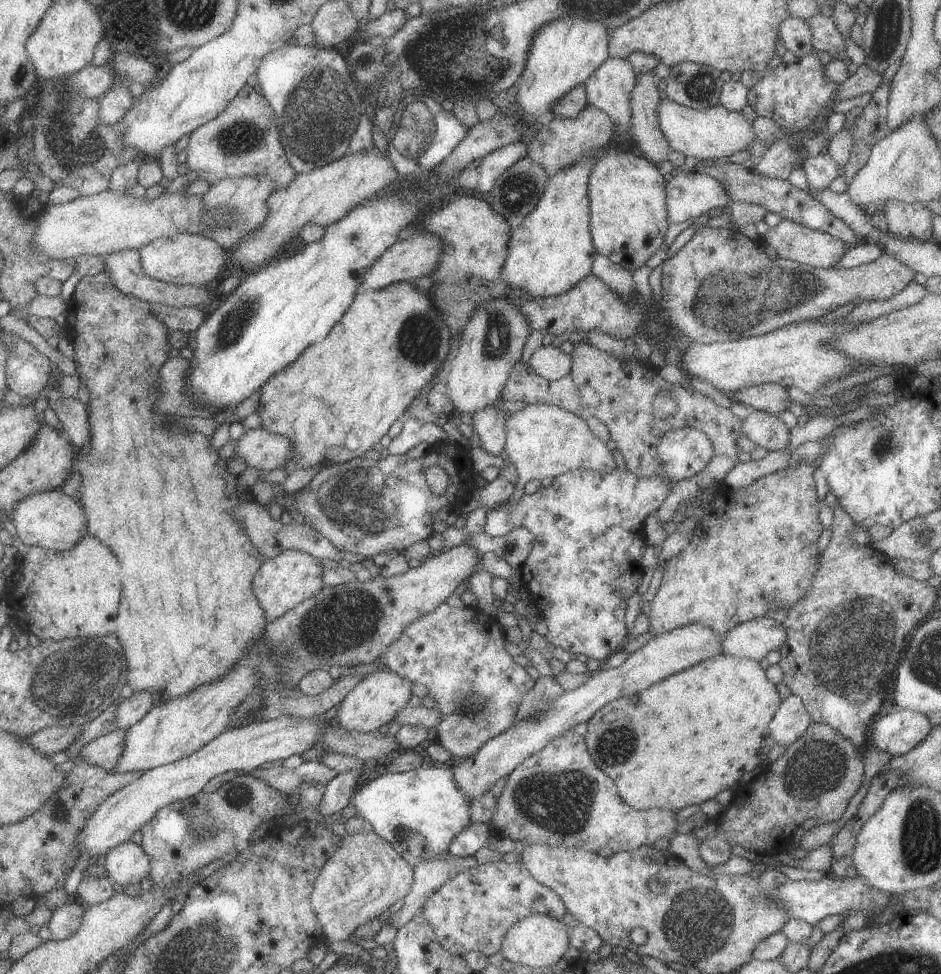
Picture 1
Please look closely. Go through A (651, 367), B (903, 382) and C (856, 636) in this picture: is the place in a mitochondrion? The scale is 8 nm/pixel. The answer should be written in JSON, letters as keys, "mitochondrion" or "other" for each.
{"A":"other","B":"other","C":"mitochondrion"}

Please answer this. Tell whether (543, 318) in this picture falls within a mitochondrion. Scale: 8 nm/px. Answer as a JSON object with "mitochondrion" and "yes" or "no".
{"mitochondrion":"no"}

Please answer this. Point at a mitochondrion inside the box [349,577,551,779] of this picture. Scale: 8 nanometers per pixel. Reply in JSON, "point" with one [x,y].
{"point":[470,703]}

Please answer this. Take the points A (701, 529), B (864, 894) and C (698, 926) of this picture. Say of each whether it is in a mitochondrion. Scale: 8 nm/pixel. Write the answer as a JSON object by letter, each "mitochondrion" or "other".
{"A":"other","B":"other","C":"mitochondrion"}

